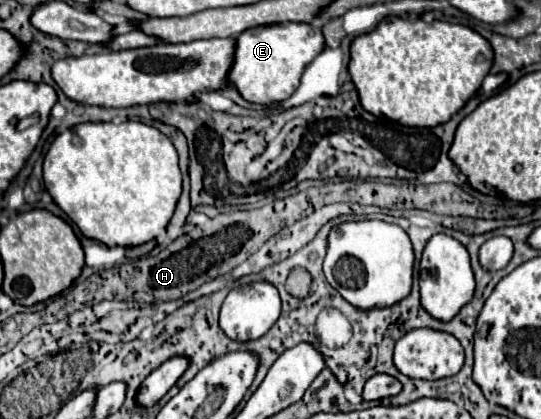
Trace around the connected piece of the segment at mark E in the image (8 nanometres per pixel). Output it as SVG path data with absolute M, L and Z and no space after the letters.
M283 22L245 30L237 38L235 64L229 72L231 84L247 102L273 104L287 100L301 82L307 64L325 50L325 38L319 26L303 22Z

